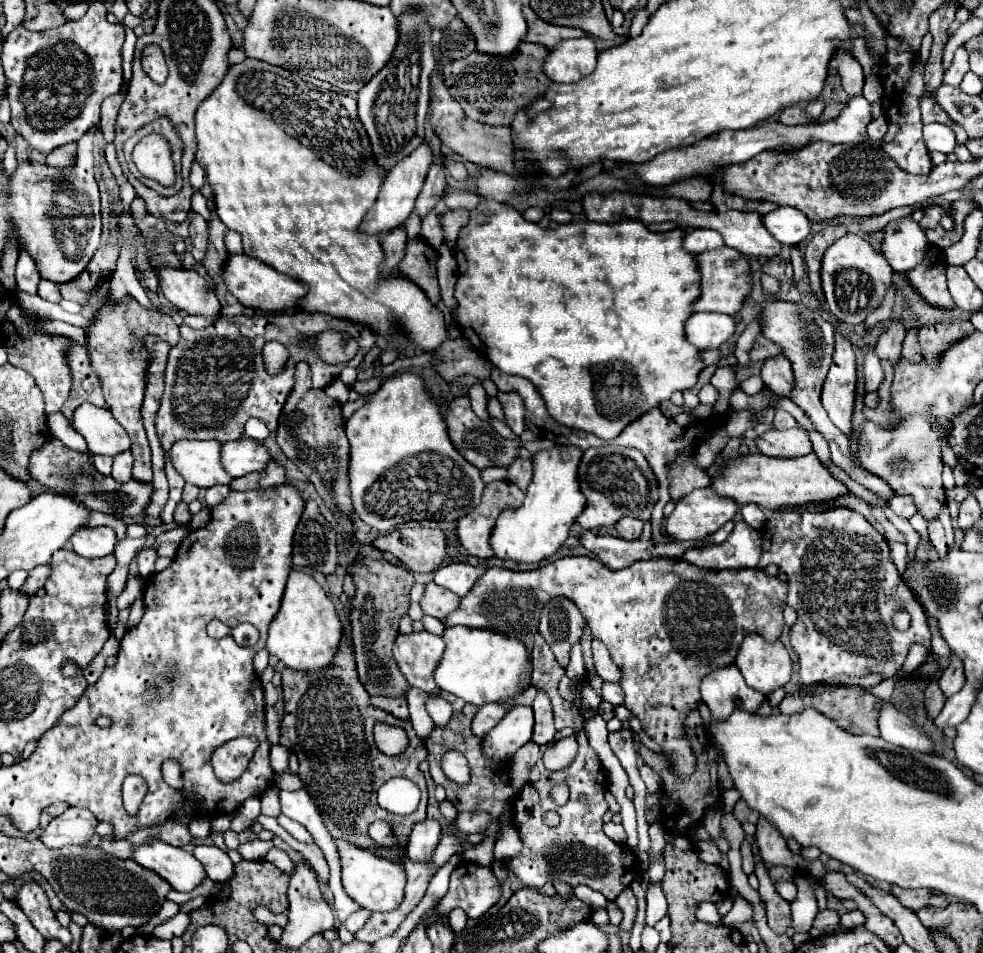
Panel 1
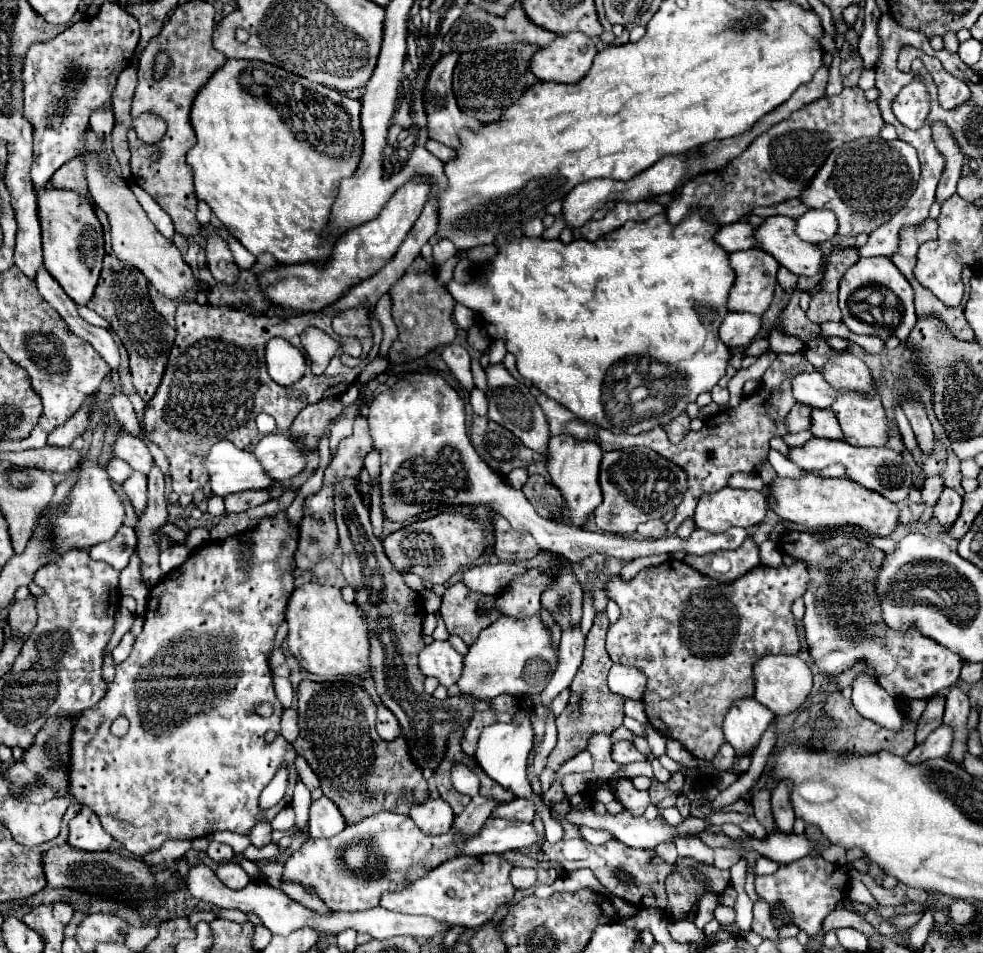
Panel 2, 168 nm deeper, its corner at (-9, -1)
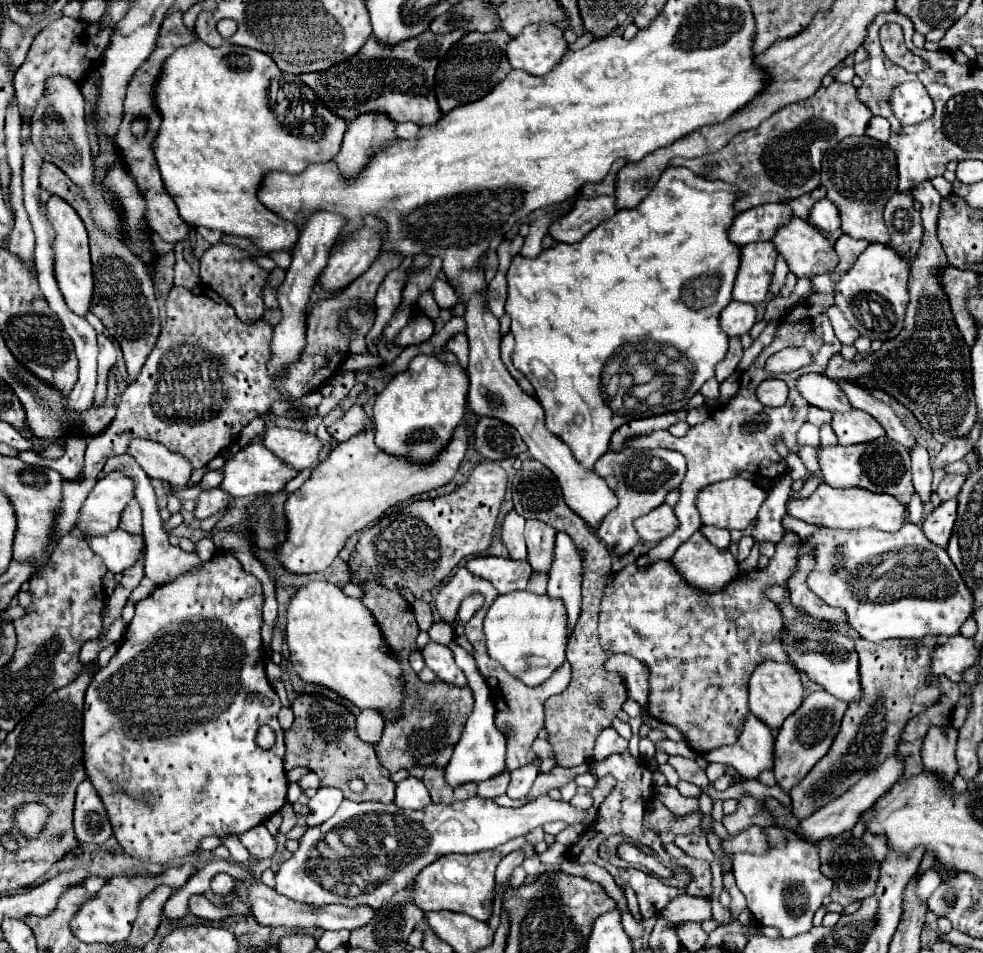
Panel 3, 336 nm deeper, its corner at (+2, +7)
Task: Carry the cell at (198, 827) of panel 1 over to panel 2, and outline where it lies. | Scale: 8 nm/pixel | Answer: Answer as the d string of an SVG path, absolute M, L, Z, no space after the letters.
M209 842L209 848L207 848L207 856L215 862L223 862L223 860L231 860L233 858L233 848L231 846L225 846L221 842Z

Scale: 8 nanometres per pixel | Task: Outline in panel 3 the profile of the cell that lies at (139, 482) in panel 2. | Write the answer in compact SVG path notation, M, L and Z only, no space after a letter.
M132 500L130 506L126 506L120 520L120 528L128 534L142 534L142 510L138 510L136 500Z

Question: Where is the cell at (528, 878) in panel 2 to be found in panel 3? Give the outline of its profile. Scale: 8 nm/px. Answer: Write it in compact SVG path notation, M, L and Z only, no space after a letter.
M528 856L524 862L522 862L522 868L528 872L528 874L534 874L534 876L538 876L538 874L542 874L546 868L544 868L544 864L538 860L538 856Z

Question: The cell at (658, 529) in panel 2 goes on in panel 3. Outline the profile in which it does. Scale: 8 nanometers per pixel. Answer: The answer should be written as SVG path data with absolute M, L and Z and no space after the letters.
M662 504L654 508L650 514L646 514L644 518L638 518L634 526L642 536L642 540L660 542L662 538L670 536L678 528L678 518L668 504Z

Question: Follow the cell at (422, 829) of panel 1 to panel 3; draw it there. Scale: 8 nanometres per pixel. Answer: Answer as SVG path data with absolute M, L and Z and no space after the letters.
M408 776L396 784L396 798L394 804L398 808L412 808L412 810L422 810L422 806L430 804L430 794L422 780Z

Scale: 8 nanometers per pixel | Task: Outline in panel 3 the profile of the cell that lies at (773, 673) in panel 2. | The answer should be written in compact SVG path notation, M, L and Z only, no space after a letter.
M762 662L750 678L750 712L766 722L766 726L770 726L772 730L780 730L782 722L794 714L800 704L804 700L804 688L800 682L800 674L798 670L794 670L794 666L790 666L790 662Z

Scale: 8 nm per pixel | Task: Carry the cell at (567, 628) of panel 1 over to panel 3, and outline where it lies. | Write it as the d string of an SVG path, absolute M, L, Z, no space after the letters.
M526 520L526 544L528 544L528 562L538 572L548 572L554 552L556 530L540 520Z

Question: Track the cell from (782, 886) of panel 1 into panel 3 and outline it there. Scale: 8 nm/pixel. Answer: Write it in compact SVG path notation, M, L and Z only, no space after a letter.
M698 832L680 834L680 836L676 836L674 842L676 842L676 846L680 846L692 858L702 858L702 860L708 860L708 862L714 860L714 854L710 852L706 838L702 834L698 834Z

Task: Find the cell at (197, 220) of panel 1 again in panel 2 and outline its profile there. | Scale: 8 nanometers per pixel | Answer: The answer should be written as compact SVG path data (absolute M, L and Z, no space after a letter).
M211 232L205 246L207 266L217 282L235 282L237 280L237 264L233 262L231 250L225 240L219 238L217 232Z

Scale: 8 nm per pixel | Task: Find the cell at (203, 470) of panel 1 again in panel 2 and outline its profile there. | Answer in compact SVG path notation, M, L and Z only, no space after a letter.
M229 440L213 444L203 466L209 472L209 486L217 496L241 490L261 490L275 484L265 470L261 470L251 450L239 450Z

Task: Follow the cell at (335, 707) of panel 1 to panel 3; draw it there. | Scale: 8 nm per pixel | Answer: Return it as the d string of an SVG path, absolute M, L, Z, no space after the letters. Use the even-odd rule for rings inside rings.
M302 694L292 702L292 712L294 724L286 730L286 770L306 766L324 780L324 786L340 788L348 800L372 800L382 804L390 804L394 800L396 784L390 780L390 772L378 762L372 744L362 742L356 736L356 716L352 716L338 702L308 694ZM354 776L362 778L366 784L366 790L360 794L354 794L348 788L348 782Z

